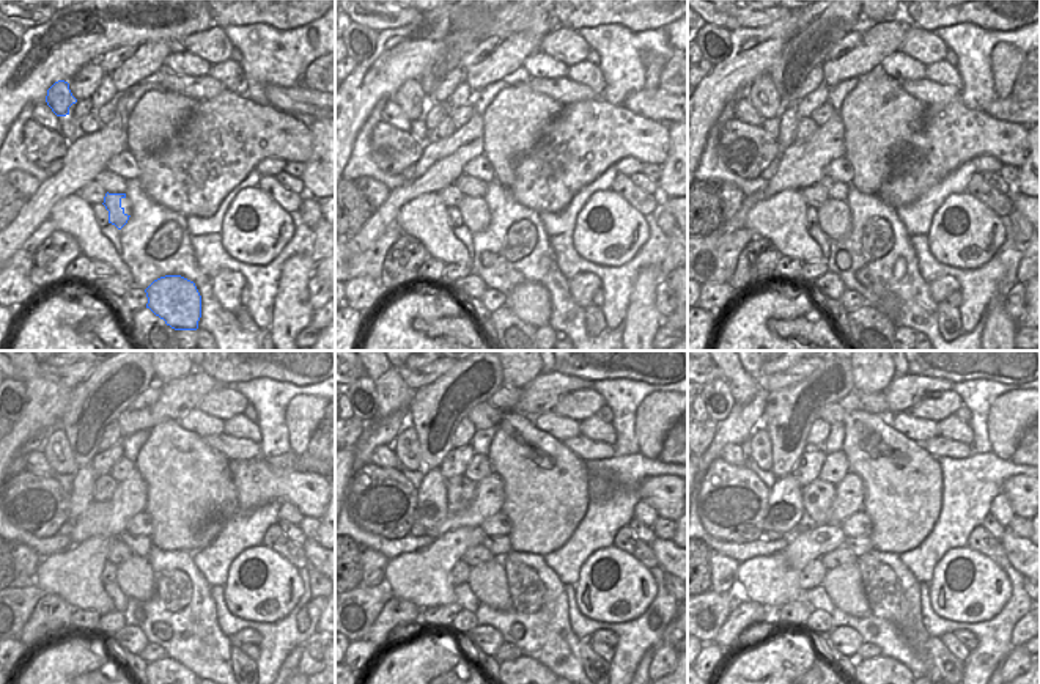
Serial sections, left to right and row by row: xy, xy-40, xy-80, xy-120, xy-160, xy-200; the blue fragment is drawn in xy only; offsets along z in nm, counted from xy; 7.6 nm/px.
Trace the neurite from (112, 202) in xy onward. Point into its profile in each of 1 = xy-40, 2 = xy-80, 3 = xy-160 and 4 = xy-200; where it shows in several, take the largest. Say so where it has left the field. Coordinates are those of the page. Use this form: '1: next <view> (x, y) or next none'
1: next xy-40 (475, 224)
2: next xy-80 (836, 228)
3: next xy-160 (488, 582)
4: next xy-200 (844, 585)

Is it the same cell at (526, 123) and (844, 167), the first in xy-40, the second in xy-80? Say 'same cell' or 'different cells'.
different cells

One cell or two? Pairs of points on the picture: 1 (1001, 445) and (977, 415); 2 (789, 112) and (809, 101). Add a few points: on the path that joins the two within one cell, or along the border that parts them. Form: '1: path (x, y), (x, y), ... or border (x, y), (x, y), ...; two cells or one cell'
1: border (1004, 393), (990, 408), (990, 450); two cells
2: border (795, 106), (801, 117); two cells

